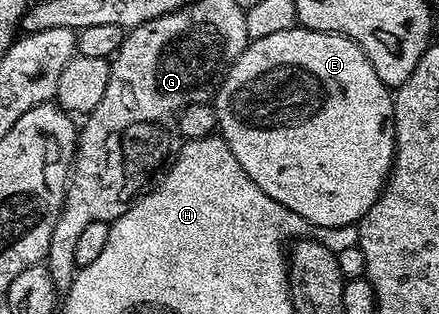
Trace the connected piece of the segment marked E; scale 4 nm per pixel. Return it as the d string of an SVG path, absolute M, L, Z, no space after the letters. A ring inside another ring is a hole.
M296 25L267 37L252 39L223 76L218 91L213 96L215 122L218 134L233 149L233 157L245 169L247 176L258 187L265 189L273 201L281 201L285 209L293 209L312 228L340 227L355 225L363 214L379 200L383 188L387 186L387 176L391 173L391 162L395 160L395 100L392 88L386 87L377 77L377 69L365 57L365 53L351 39L343 35L330 35L327 31L310 31L308 27Z

